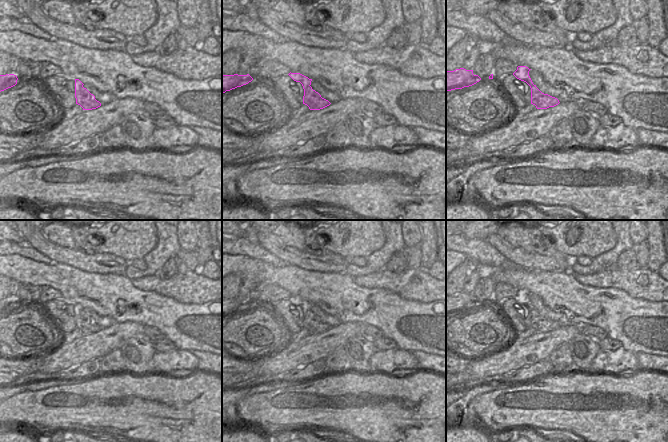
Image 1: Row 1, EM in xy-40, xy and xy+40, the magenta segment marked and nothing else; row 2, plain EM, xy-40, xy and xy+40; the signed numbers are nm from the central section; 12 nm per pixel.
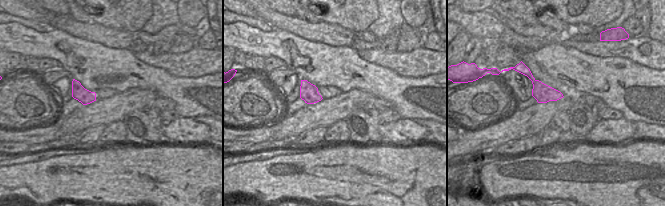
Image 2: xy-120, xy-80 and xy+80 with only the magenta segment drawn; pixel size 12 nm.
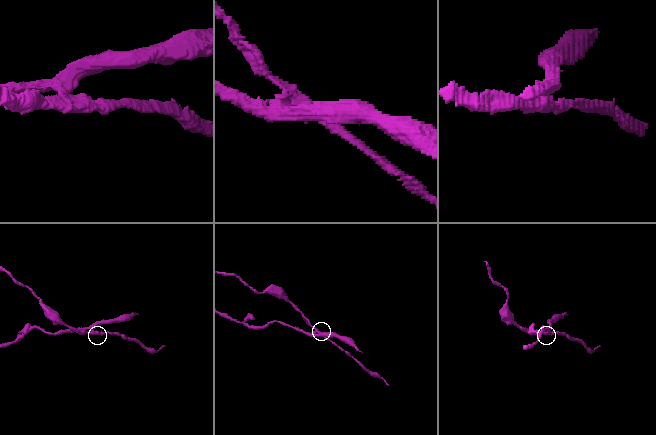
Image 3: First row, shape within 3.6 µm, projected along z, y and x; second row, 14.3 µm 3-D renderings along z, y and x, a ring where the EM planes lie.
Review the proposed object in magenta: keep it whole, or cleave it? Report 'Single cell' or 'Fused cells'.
Fused cells

